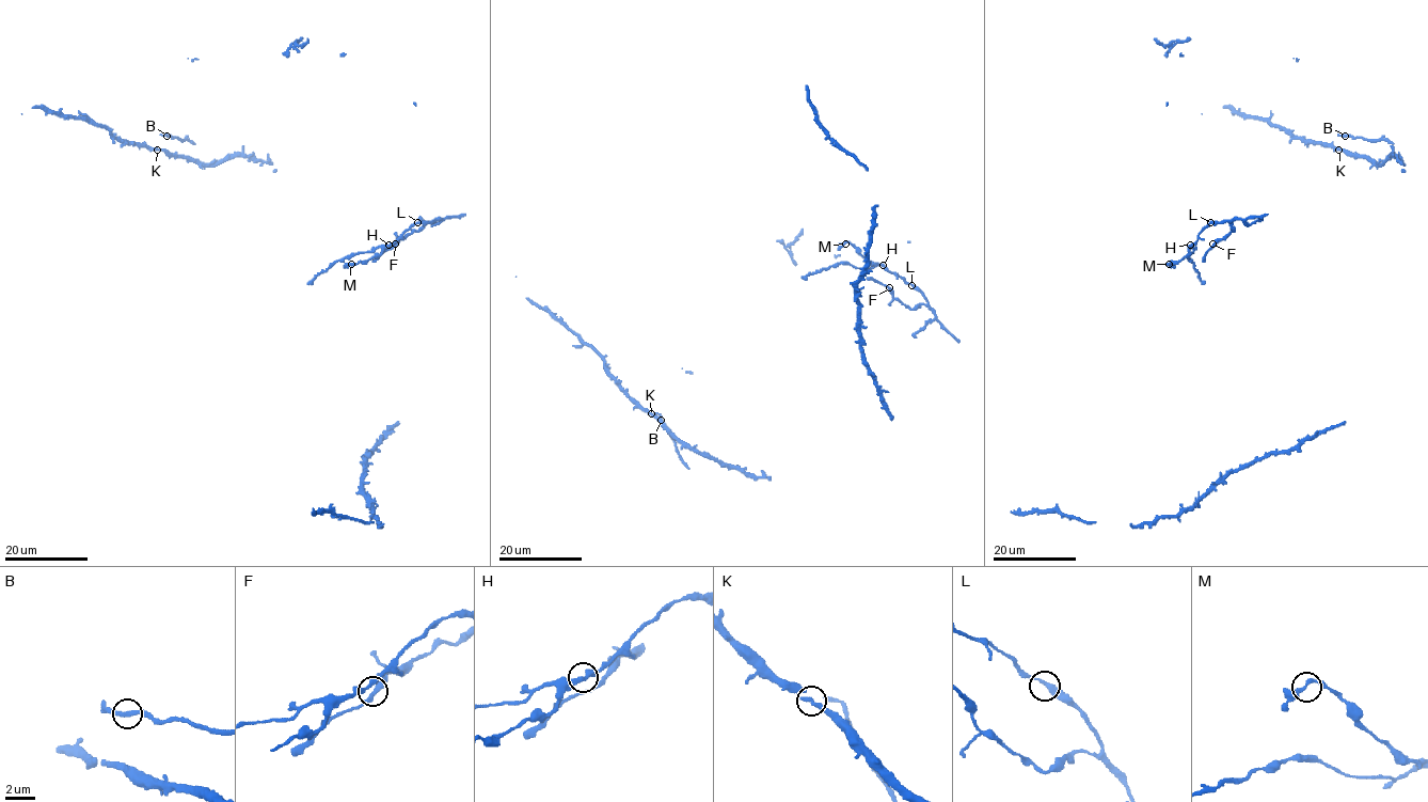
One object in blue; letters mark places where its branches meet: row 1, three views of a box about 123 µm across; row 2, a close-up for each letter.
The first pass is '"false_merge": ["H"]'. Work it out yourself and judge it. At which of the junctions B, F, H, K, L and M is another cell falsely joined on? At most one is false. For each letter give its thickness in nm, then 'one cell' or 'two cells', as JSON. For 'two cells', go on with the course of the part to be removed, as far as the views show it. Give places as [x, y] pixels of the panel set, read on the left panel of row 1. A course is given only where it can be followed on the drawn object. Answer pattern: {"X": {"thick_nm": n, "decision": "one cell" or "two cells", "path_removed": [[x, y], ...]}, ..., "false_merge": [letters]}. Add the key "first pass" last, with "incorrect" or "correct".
{"B": {"thick_nm": 280, "decision": "one cell"}, "F": {"thick_nm": 280, "decision": "one cell"}, "H": {"thick_nm": 320, "decision": "one cell"}, "K": {"thick_nm": 300, "decision": "one cell"}, "L": {"thick_nm": 320, "decision": "one cell"}, "M": {"thick_nm": 280, "decision": "one cell"}, "false_merge": [], "first pass": "incorrect"}

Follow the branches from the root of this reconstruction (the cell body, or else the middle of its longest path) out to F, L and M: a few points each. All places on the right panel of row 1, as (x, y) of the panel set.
F: (1262, 217), (1250, 224), (1234, 219), (1230, 225), (1235, 231), (1212, 244)
L: (1262, 217), (1250, 224), (1240, 219), (1210, 222)
M: (1262, 217), (1250, 224), (1240, 219), (1210, 222), (1199, 235), (1186, 256), (1169, 264)

